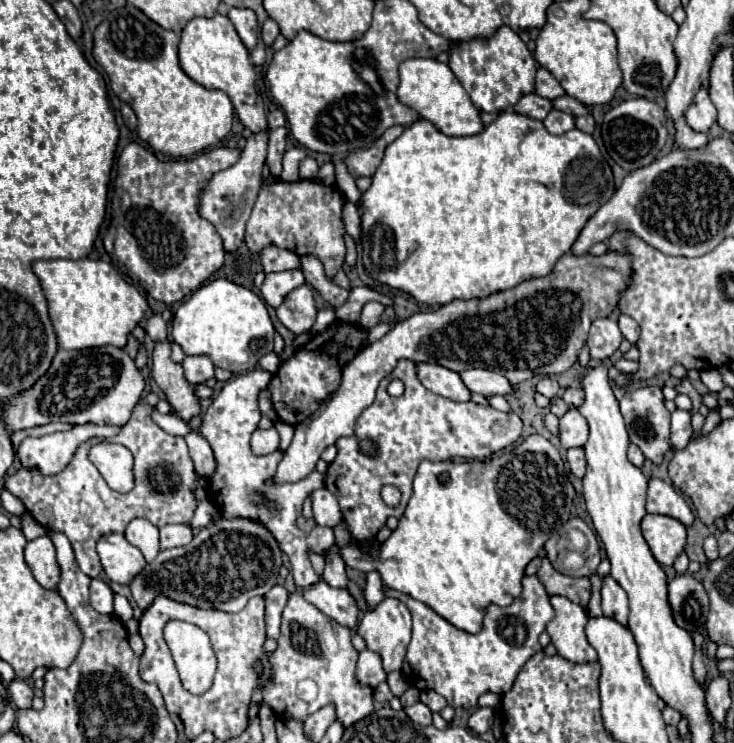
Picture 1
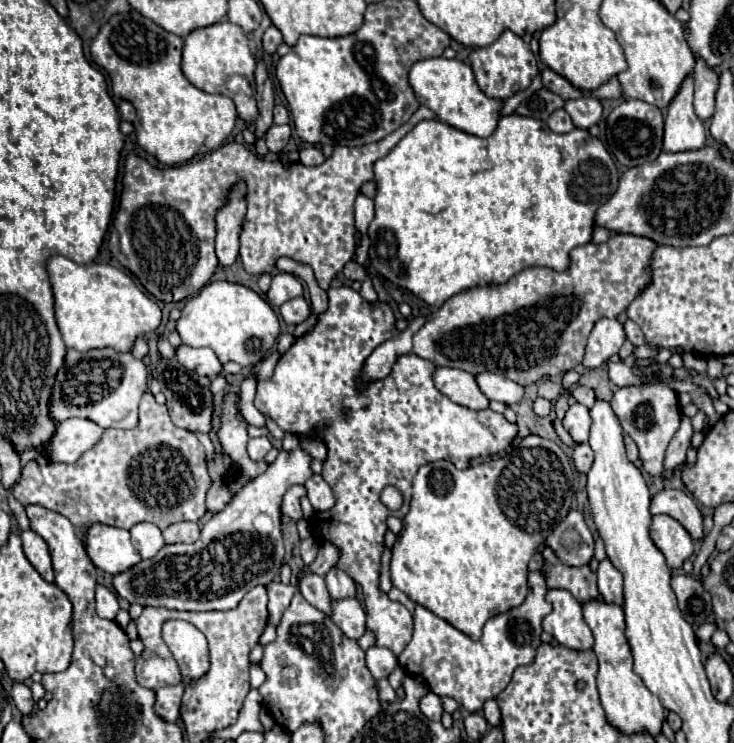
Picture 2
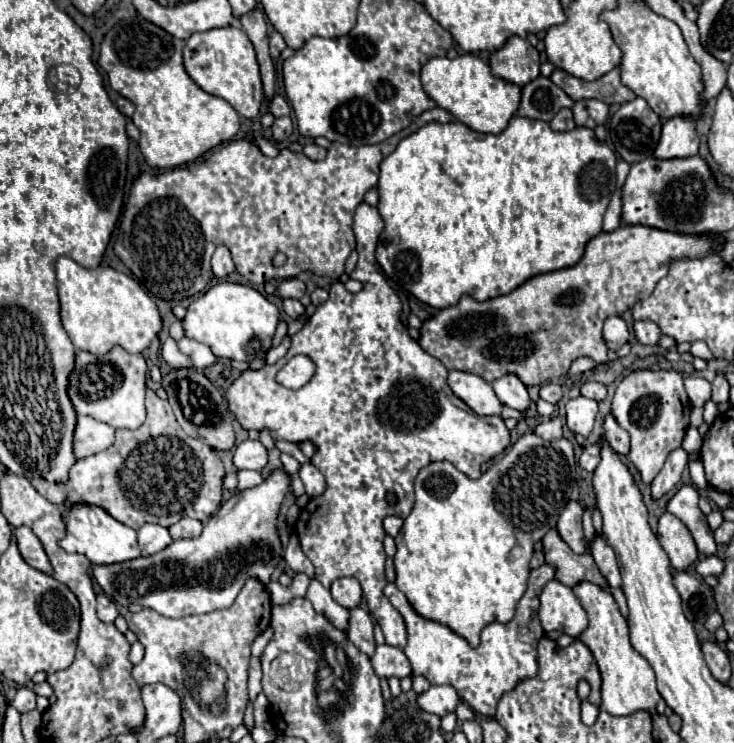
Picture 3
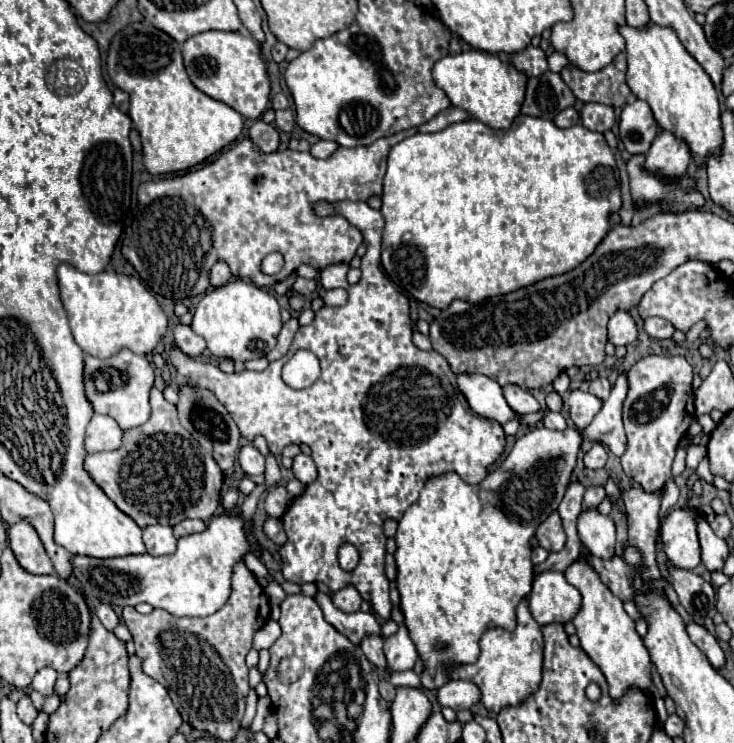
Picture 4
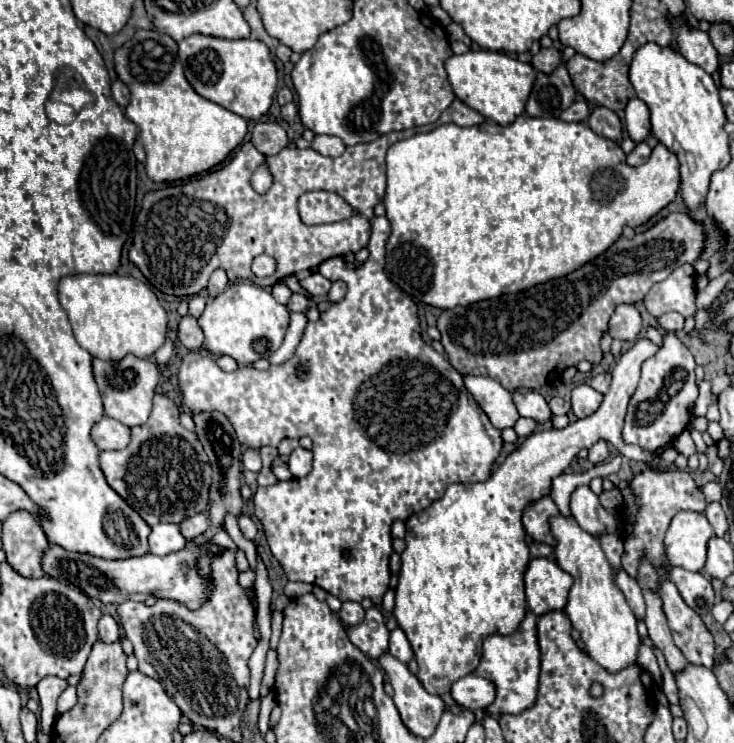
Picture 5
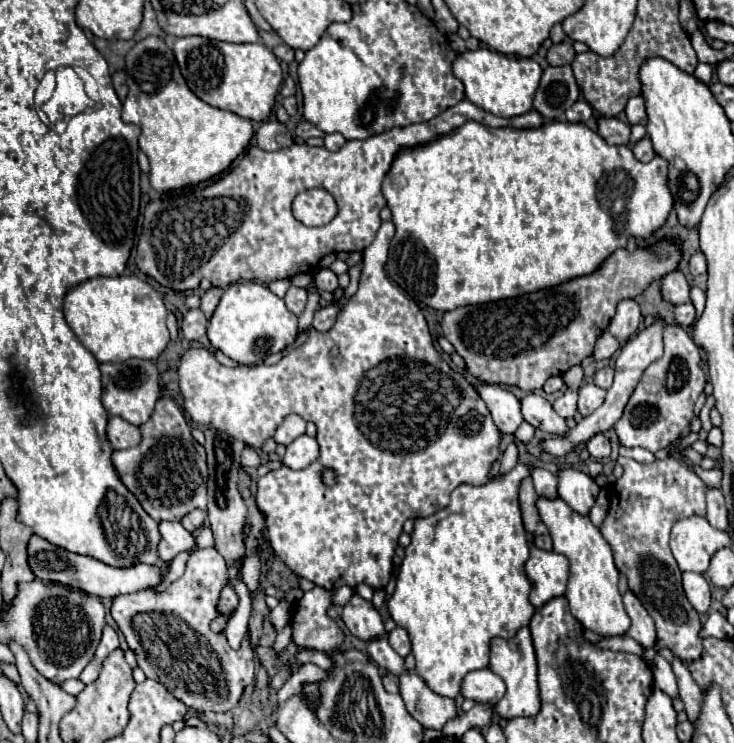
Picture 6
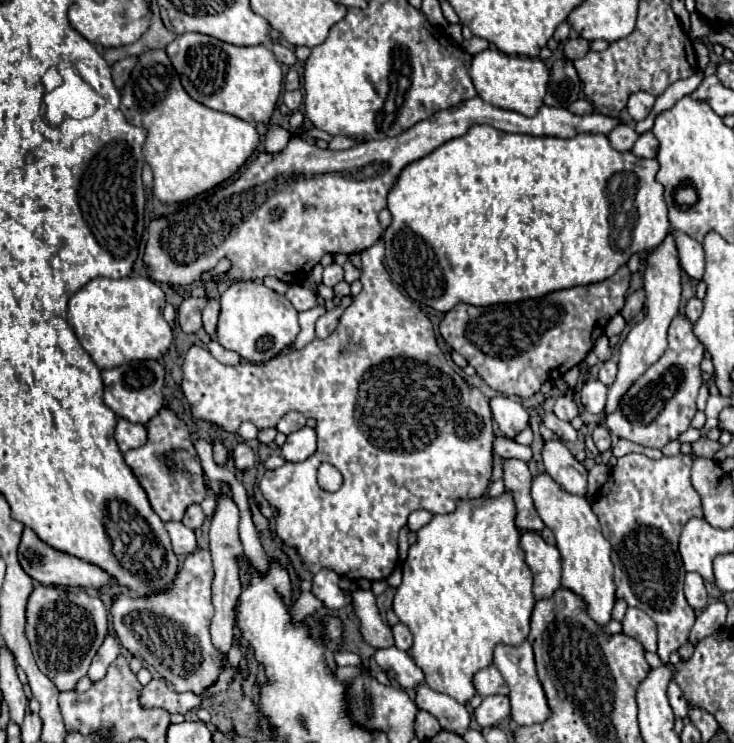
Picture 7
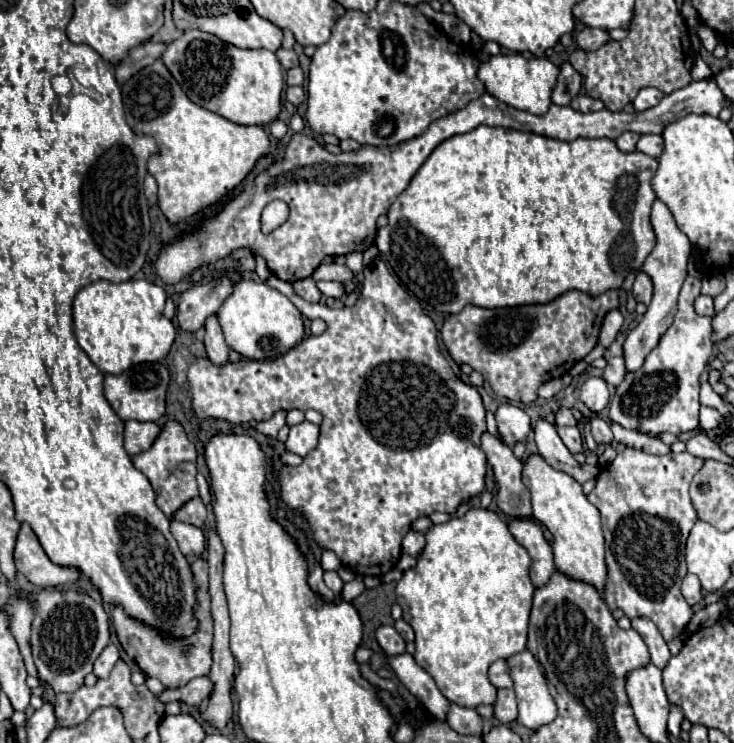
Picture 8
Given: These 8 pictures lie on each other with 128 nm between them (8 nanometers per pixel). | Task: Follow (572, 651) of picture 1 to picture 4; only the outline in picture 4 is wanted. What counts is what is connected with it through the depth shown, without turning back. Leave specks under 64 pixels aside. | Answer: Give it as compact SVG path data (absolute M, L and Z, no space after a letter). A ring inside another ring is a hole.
M542 572L534 578L532 592L530 592L530 610L532 610L532 616L536 618L536 622L540 626L546 626L546 624L552 624L552 622L566 624L566 622L574 620L580 606L582 606L582 596L574 586L570 586L566 582L564 574L560 574L560 572Z

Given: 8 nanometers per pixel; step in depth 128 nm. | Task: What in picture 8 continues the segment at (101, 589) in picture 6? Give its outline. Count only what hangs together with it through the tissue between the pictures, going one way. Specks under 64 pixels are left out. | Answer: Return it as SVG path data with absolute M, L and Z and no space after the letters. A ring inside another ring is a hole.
M22 524L16 550L14 550L16 568L24 574L32 584L46 588L46 586L60 586L60 584L74 584L82 576L78 568L64 568L54 564L46 552L42 550L36 534L28 524Z

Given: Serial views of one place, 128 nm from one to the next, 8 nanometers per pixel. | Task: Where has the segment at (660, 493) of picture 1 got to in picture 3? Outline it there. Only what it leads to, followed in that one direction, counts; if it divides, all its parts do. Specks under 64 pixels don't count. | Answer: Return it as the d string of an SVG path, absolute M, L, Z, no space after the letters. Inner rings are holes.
M682 486L666 502L666 512L674 514L676 518L680 518L686 524L686 528L690 530L690 534L702 554L712 556L716 552L714 534L706 522L706 516L698 508L698 492L694 486Z

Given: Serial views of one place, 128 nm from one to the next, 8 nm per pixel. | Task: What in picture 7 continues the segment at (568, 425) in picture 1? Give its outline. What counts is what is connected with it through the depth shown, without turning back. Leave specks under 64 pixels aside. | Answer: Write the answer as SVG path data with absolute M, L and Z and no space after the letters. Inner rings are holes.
M588 380L580 390L580 402L588 412L600 414L606 406L606 386L600 380Z

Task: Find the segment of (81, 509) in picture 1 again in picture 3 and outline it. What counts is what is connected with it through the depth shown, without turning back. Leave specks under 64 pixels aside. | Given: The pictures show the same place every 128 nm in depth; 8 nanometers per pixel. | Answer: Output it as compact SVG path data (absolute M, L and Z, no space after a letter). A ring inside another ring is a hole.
M146 390L146 412L146 422L140 428L116 430L112 446L76 460L66 482L56 484L46 478L30 478L32 486L56 506L100 506L134 530L146 522L168 528L184 516L206 524L222 500L224 466L218 454L204 442L190 438L172 416L170 404L160 400L154 390Z

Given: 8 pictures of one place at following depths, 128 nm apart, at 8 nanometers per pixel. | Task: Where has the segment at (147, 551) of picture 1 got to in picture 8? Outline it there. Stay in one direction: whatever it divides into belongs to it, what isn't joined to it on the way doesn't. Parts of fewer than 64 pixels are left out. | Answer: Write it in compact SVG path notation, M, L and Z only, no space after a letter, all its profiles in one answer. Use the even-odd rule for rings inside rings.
M172 520L170 522L170 532L176 538L176 542L180 546L180 552L188 560L194 560L194 558L202 556L204 546L206 546L206 536L204 536L204 532L200 528L196 528L192 524L184 524L184 522Z

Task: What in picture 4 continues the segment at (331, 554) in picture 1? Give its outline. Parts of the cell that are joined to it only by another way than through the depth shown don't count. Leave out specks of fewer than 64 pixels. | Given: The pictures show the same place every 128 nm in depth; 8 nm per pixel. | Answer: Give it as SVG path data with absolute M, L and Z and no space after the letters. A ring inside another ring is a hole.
M346 543L340 547L338 551L338 562L343 570L347 572L352 571L357 566L358 561L359 552L355 546ZM344 586L342 590L332 594L332 602L344 612L358 612L362 604L362 596L354 586Z

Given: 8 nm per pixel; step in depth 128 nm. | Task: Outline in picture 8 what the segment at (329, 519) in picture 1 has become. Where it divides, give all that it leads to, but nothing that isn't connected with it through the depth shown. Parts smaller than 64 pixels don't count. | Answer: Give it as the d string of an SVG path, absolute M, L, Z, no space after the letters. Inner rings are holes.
M300 422L290 428L288 440L286 440L286 450L298 456L306 456L316 444L318 444L320 428L312 422Z

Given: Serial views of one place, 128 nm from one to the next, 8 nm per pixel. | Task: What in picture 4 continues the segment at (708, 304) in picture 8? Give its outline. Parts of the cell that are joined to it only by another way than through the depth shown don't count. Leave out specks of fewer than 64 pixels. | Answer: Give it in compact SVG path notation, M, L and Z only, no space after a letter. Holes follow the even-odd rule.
M646 318L644 320L644 330L650 338L656 338L656 340L672 338L672 334L674 334L672 324L668 324L668 320L664 320L664 318Z

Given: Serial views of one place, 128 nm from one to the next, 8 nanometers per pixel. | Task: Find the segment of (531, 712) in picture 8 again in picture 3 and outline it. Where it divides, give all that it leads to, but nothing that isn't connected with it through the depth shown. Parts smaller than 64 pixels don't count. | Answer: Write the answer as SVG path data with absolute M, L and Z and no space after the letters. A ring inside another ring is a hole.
M540 566L530 572L528 590L518 602L516 614L510 622L500 624L492 622L482 630L482 642L474 648L464 638L460 638L456 632L452 632L448 626L428 620L420 616L408 602L408 598L396 588L396 584L388 584L384 588L386 598L392 602L392 606L404 616L406 628L408 628L408 644L404 646L404 654L410 660L412 674L424 676L430 680L430 684L448 684L454 686L458 692L458 698L466 702L476 714L492 718L496 712L496 704L504 692L510 692L518 680L536 676L538 664L536 664L536 642L524 642L524 640L540 640L544 636L544 630L538 620L538 608L540 608L540 592L554 578L554 570L550 566Z

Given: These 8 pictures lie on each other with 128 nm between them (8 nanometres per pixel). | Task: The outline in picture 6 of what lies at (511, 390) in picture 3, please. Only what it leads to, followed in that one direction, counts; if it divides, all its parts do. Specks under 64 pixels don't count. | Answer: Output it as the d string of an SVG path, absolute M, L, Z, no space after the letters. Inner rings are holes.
M528 394L520 400L522 404L522 416L528 424L532 424L534 428L540 428L542 432L548 432L548 434L558 434L562 436L564 432L568 432L568 426L564 422L564 418L560 418L552 404L538 396L538 394Z

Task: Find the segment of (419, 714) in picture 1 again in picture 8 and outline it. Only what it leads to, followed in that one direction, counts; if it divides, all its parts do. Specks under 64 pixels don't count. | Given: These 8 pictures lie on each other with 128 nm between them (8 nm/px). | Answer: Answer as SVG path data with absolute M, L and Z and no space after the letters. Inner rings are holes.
M496 660L488 670L488 678L496 688L512 688L512 678L508 674L506 660Z

